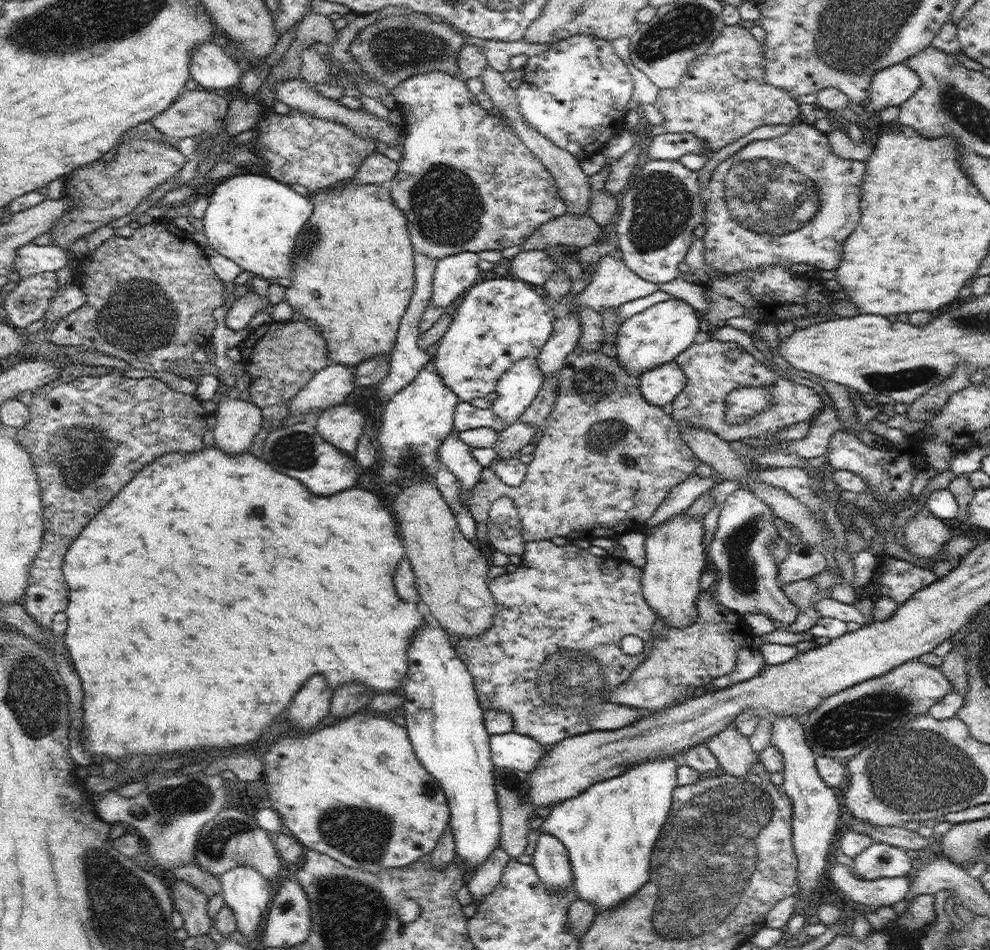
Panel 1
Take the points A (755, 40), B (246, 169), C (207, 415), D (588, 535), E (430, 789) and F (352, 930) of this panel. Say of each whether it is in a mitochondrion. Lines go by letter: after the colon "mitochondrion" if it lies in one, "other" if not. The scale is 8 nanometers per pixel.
A: other
B: other
C: other
D: other
E: mitochondrion
F: mitochondrion

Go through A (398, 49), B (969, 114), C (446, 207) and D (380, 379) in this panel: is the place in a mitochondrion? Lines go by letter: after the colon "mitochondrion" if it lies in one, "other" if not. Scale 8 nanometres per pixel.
A: mitochondrion
B: mitochondrion
C: mitochondrion
D: other

